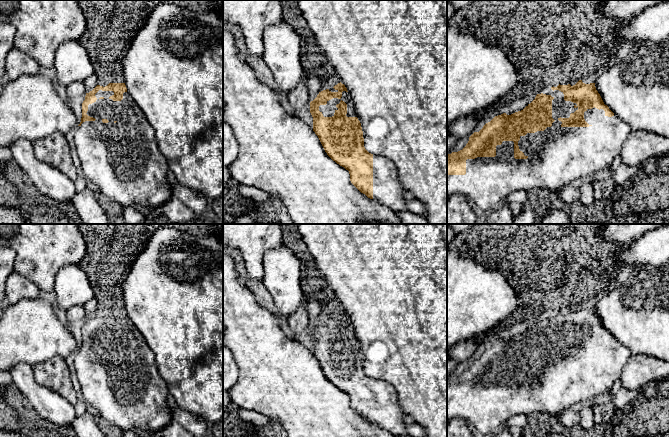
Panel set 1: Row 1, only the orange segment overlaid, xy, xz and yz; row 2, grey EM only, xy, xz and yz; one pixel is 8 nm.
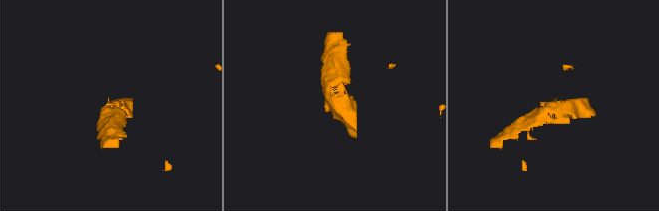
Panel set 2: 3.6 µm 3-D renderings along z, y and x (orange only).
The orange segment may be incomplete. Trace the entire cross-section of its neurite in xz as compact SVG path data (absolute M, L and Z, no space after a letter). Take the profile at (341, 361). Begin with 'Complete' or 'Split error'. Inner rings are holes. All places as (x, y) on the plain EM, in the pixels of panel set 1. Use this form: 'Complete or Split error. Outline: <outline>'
Split error. Outline: M341 306L319 316L310 326L313 355L318 360L327 379L349 395L351 407L368 422L374 423L395 436L407 435L407 424L394 387L379 379L369 377L364 371L361 347L357 342L347 312Z

